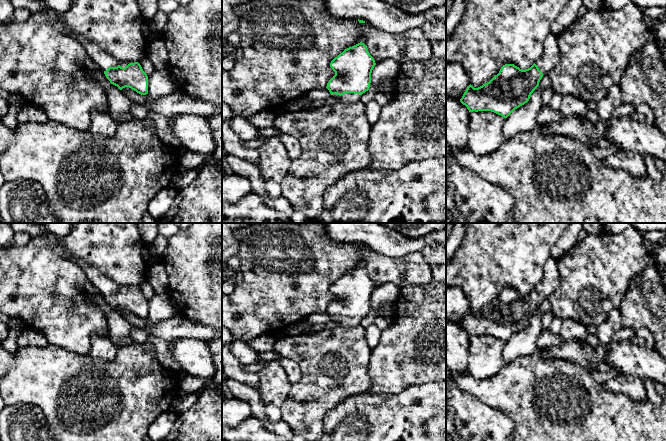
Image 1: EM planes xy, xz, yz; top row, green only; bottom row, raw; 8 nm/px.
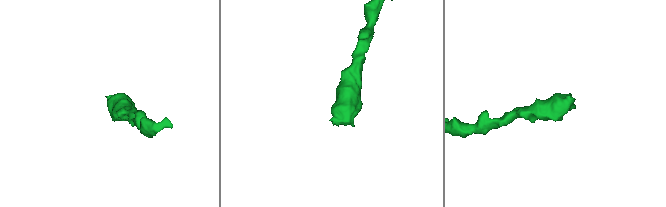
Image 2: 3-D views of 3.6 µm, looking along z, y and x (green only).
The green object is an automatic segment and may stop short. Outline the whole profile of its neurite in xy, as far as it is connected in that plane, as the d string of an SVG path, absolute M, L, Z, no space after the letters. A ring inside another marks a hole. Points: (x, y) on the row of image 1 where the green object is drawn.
M9 0L14 8L28 9L32 14L43 13L61 33L77 38L86 48L91 59L98 64L111 84L120 90L129 87L141 95L148 94L148 76L138 62L121 62L77 33L67 29L58 17L58 12L47 7L43 0Z

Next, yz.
M549 34L542 56L528 69L505 64L489 82L478 88L467 87L460 102L469 112L491 111L507 118L515 109L527 103L542 77L559 64L557 38Z

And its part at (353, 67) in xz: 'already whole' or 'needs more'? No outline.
needs more

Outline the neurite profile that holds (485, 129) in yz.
M491 111L469 112L470 124L466 148L478 155L494 152L502 144L505 118Z

